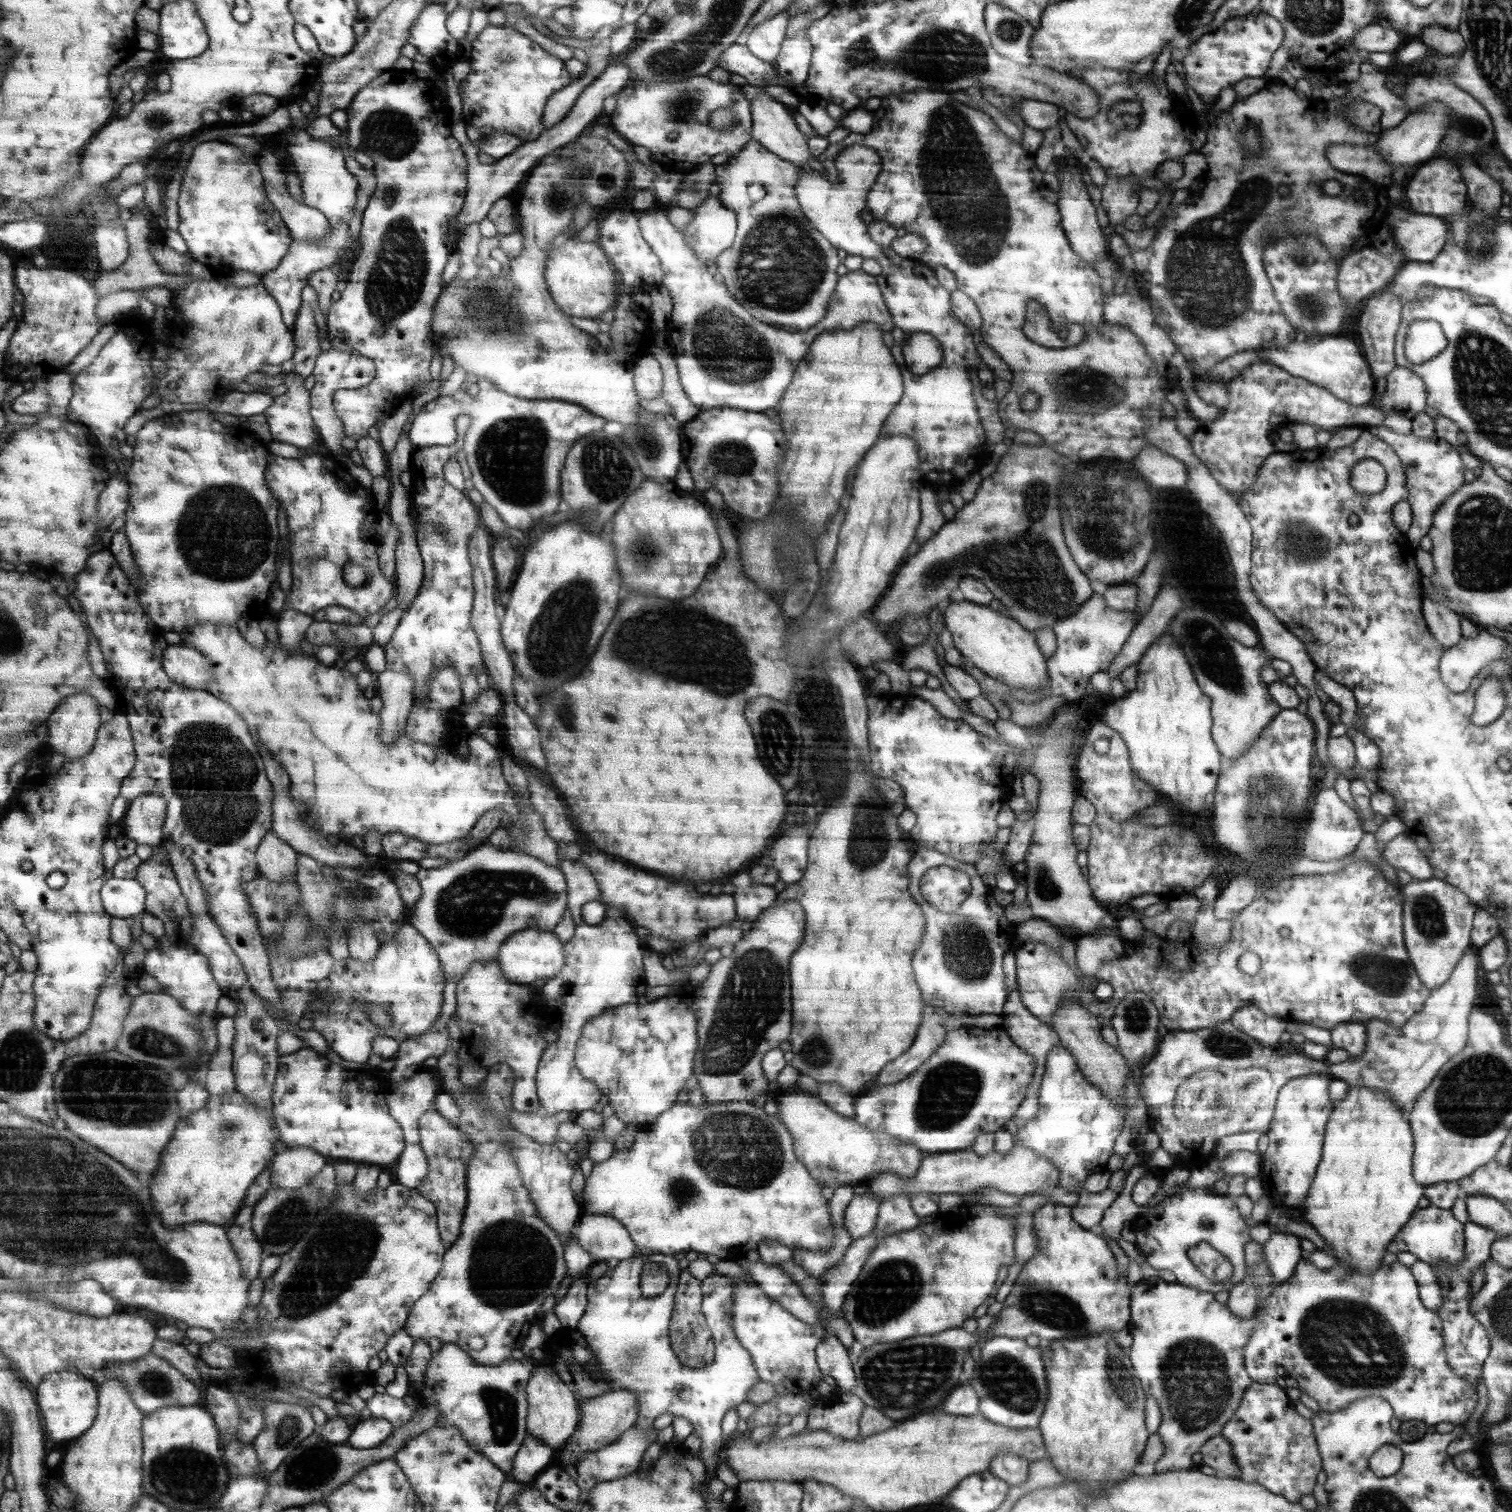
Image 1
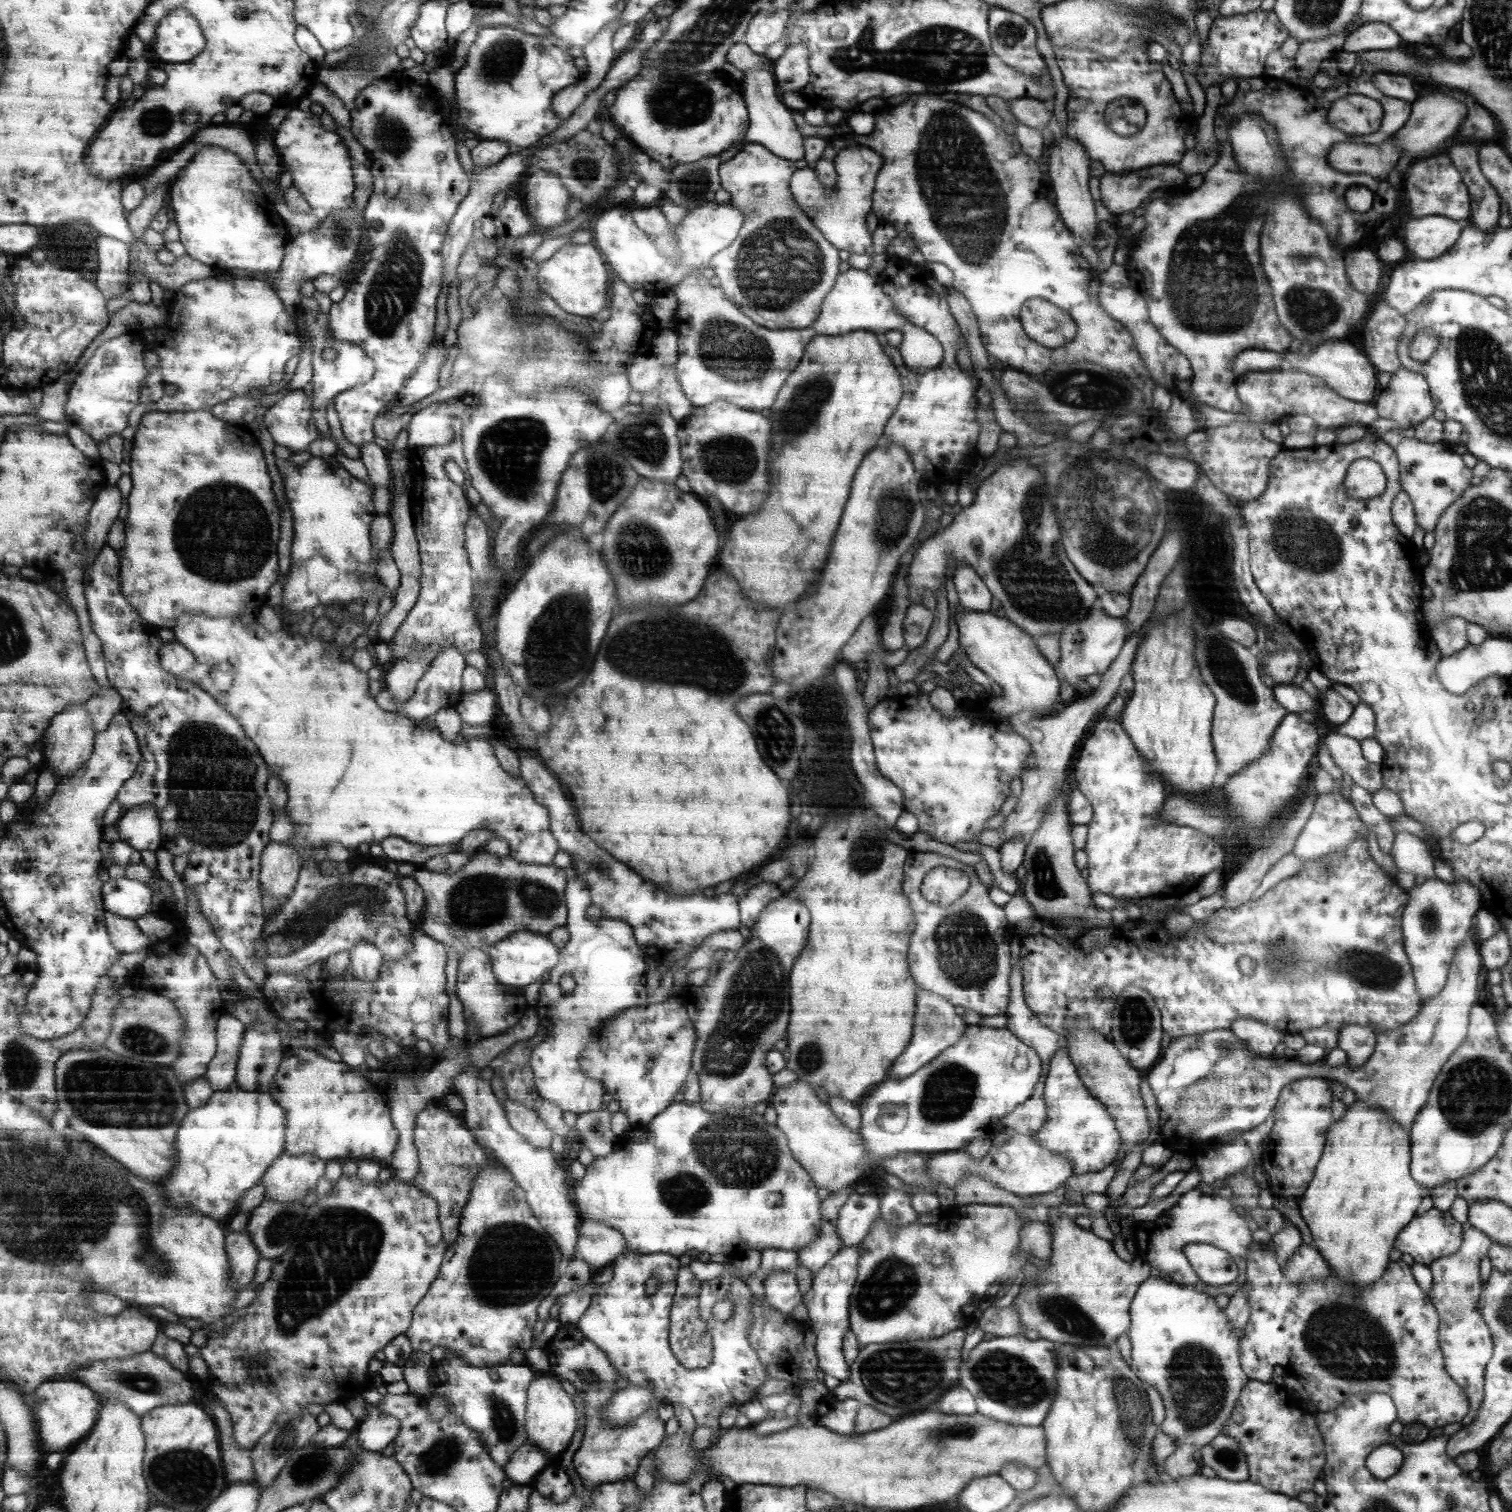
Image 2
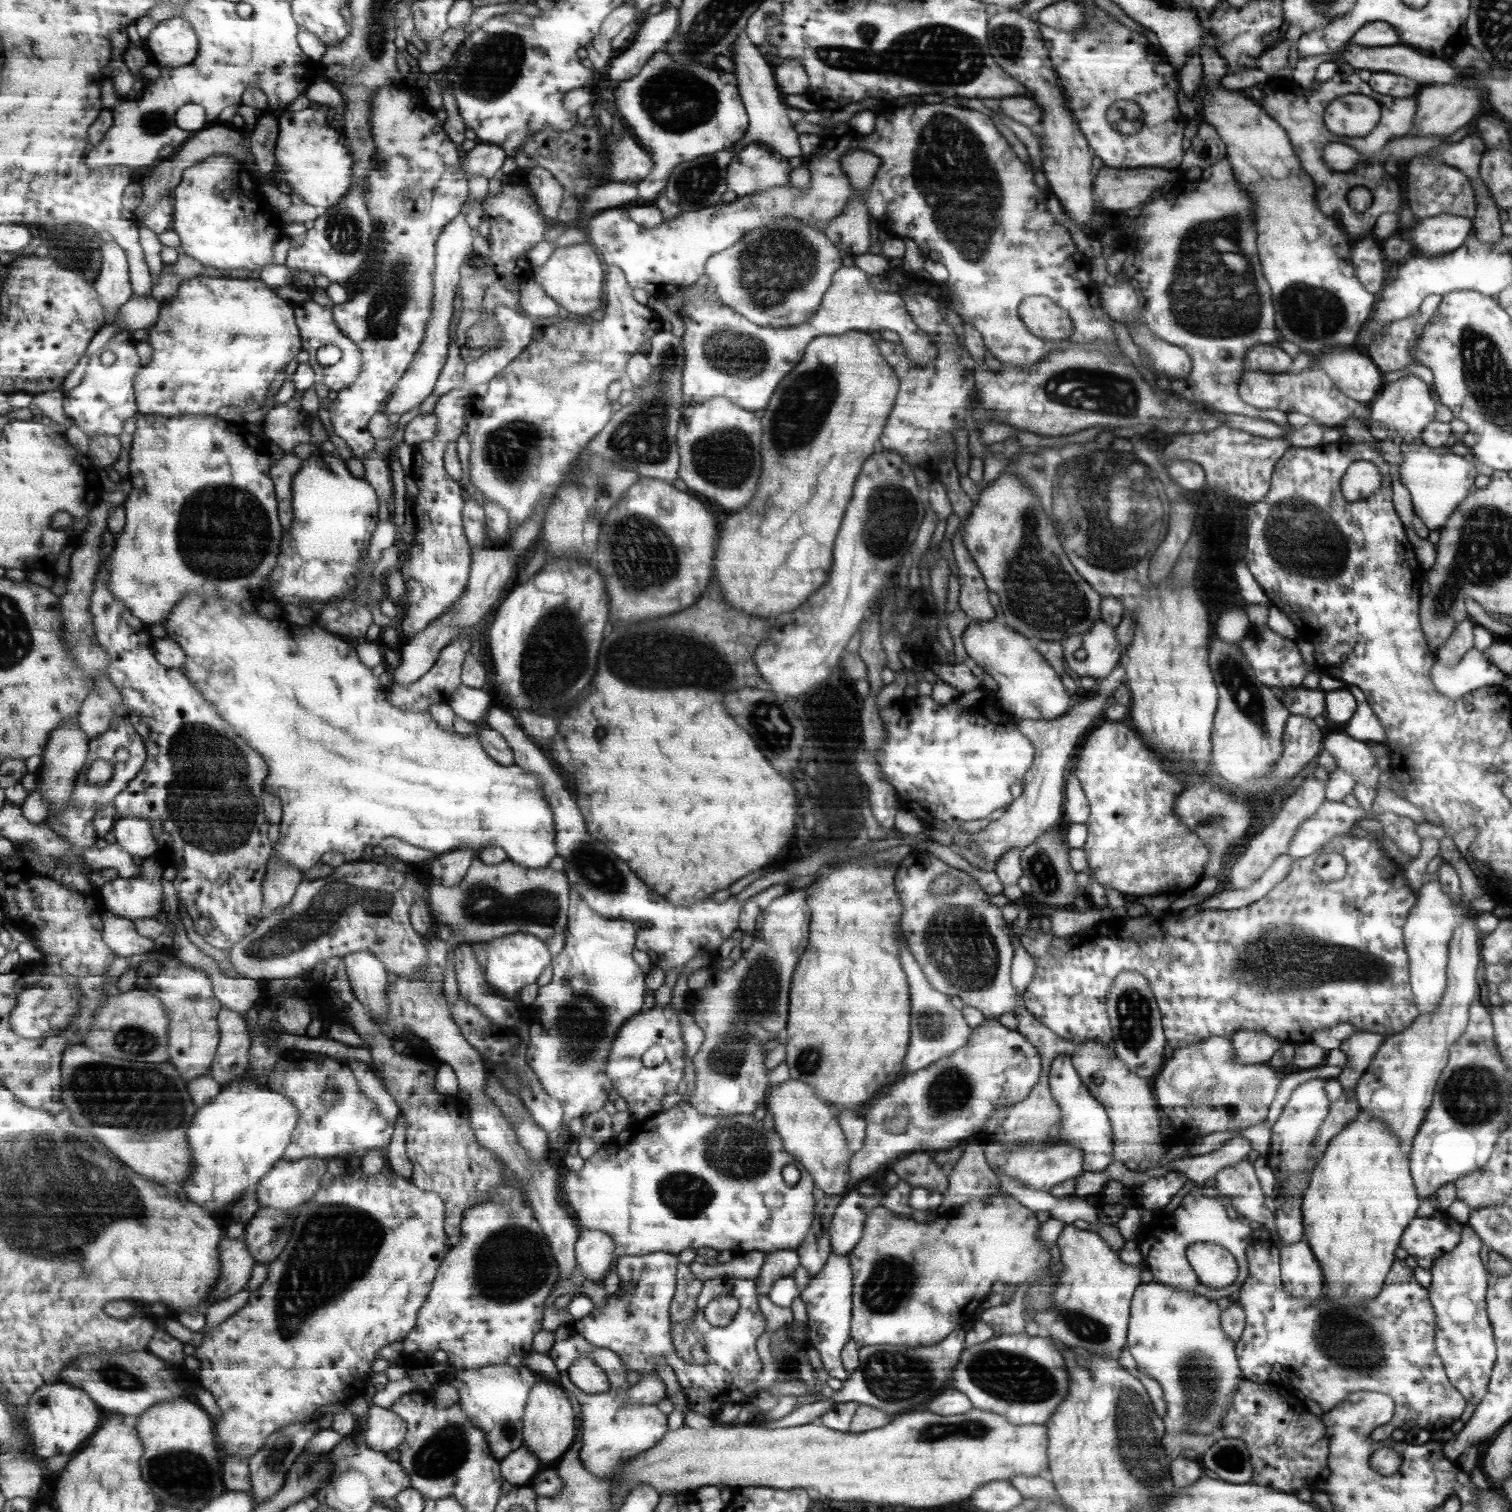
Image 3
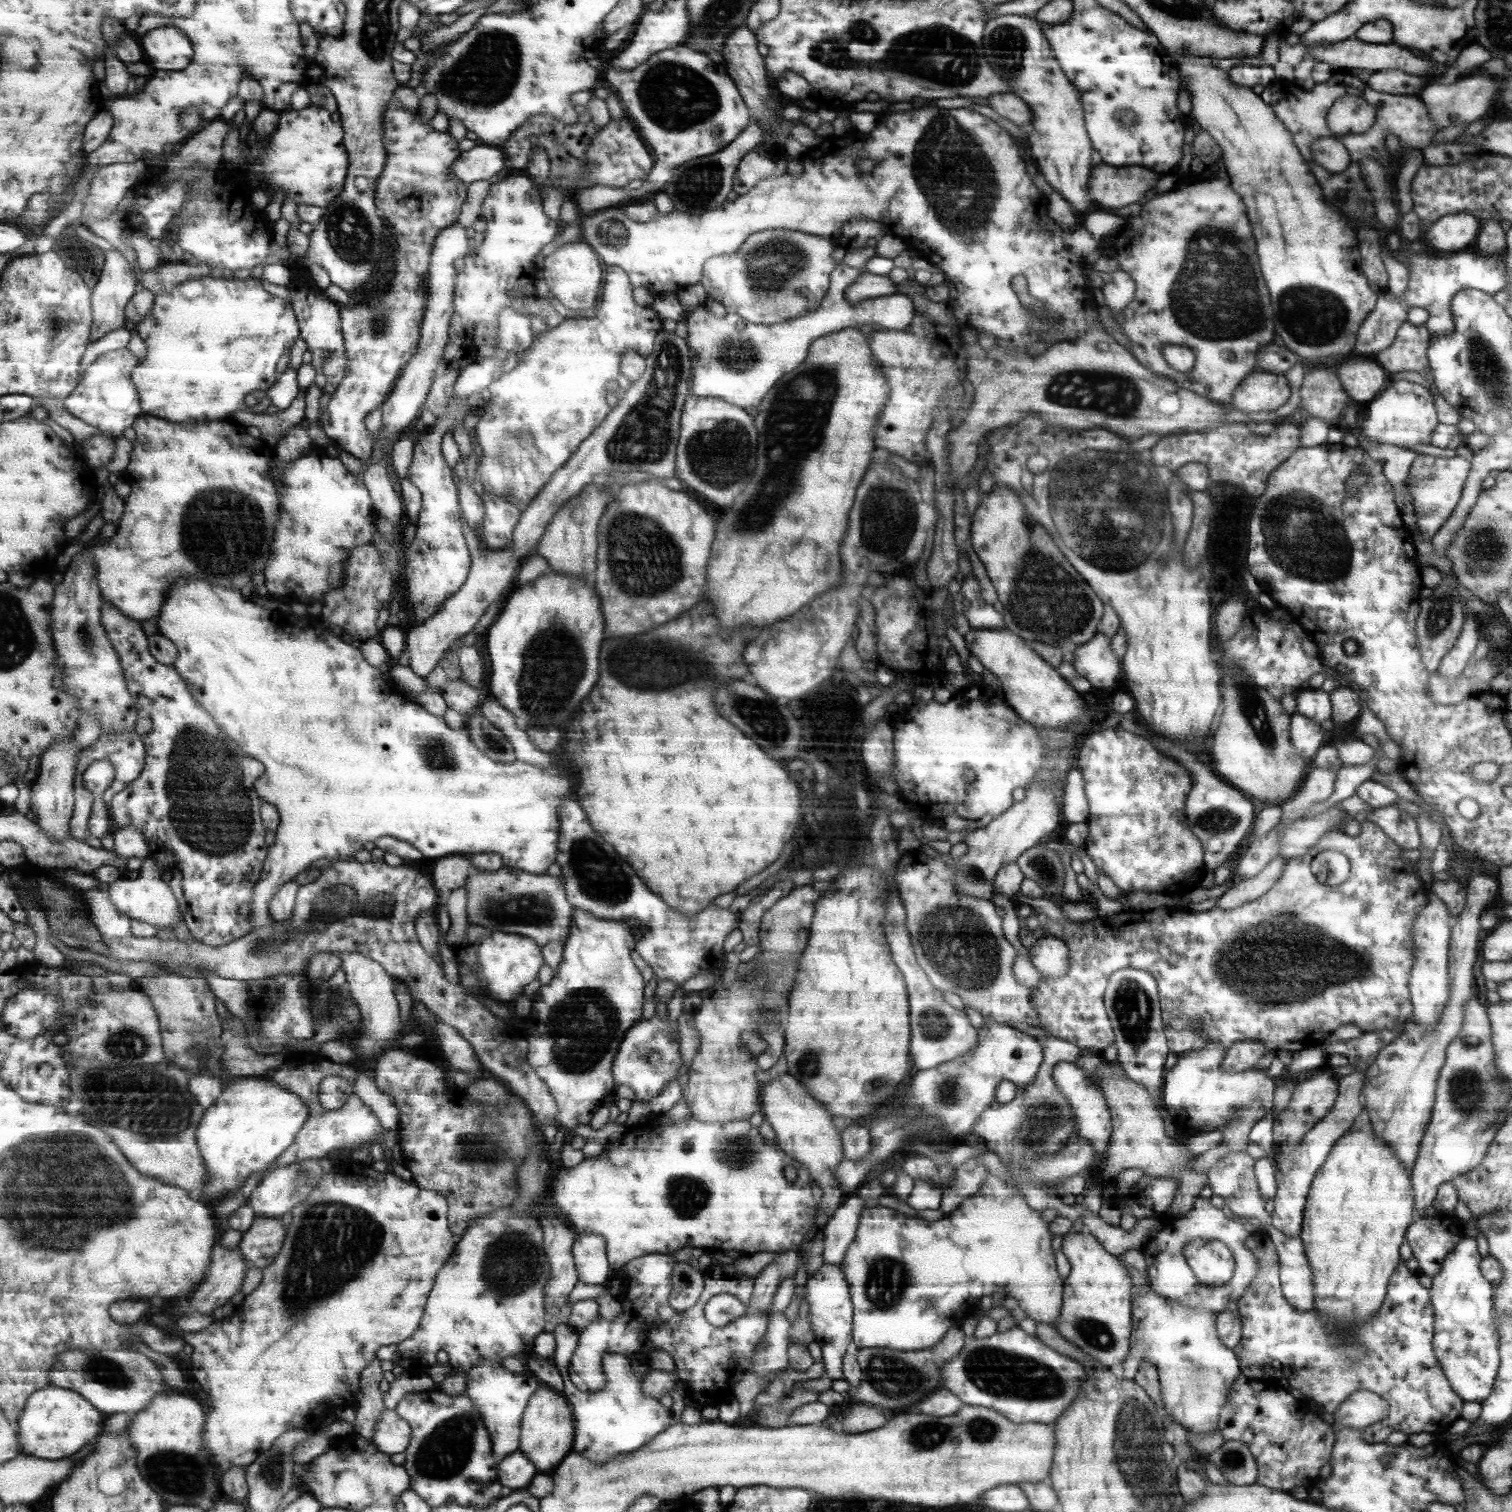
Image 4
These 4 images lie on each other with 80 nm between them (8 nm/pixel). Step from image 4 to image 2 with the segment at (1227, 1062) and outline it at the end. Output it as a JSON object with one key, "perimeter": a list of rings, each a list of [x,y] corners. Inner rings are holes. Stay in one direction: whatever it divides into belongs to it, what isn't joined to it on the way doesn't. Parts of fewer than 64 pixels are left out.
{"perimeter":[[[1248,1016],[1235,1018],[1231,1022],[1230,1030],[1237,1038],[1245,1042],[1245,1046],[1248,1046],[1249,1050],[1260,1056],[1271,1054],[1284,1036],[1279,1030],[1275,1030],[1267,1024],[1261,1024]]]}

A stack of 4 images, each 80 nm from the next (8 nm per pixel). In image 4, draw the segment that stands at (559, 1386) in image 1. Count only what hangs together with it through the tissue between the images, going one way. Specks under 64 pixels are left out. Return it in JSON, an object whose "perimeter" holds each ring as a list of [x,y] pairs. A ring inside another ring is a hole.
{"perimeter":[[[551,1386],[538,1388],[531,1397],[522,1420],[521,1450],[543,1473],[554,1471],[574,1450],[576,1441],[576,1416],[565,1394]]]}

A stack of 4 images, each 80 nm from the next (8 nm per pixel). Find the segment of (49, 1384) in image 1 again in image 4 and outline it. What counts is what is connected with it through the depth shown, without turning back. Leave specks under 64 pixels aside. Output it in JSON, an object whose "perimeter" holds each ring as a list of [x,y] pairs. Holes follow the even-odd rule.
{"perimeter":[[[50,1385],[36,1390],[26,1403],[26,1409],[16,1425],[23,1455],[61,1460],[79,1452],[87,1442],[97,1440],[105,1430],[105,1414],[77,1391]]]}

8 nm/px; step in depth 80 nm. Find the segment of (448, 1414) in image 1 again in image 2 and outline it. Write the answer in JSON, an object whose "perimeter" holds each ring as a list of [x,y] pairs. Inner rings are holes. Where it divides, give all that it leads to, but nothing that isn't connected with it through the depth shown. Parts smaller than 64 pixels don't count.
{"perimeter":[[[453,1349],[445,1350],[444,1357],[436,1361],[430,1370],[432,1394],[446,1394],[449,1410],[456,1414],[465,1426],[480,1434],[481,1442],[493,1460],[505,1468],[511,1457],[528,1440],[526,1426],[528,1413],[528,1390],[539,1376],[526,1362],[506,1363],[492,1367],[473,1366]]]}

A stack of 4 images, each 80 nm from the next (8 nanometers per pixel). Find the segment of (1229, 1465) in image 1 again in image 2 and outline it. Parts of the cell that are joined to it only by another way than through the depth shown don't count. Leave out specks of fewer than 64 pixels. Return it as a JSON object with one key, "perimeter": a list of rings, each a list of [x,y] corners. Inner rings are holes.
{"perimeter":[[[1219,1434],[1199,1451],[1200,1466],[1209,1466],[1217,1477],[1230,1481],[1242,1481],[1247,1478],[1245,1455],[1232,1438]]]}

